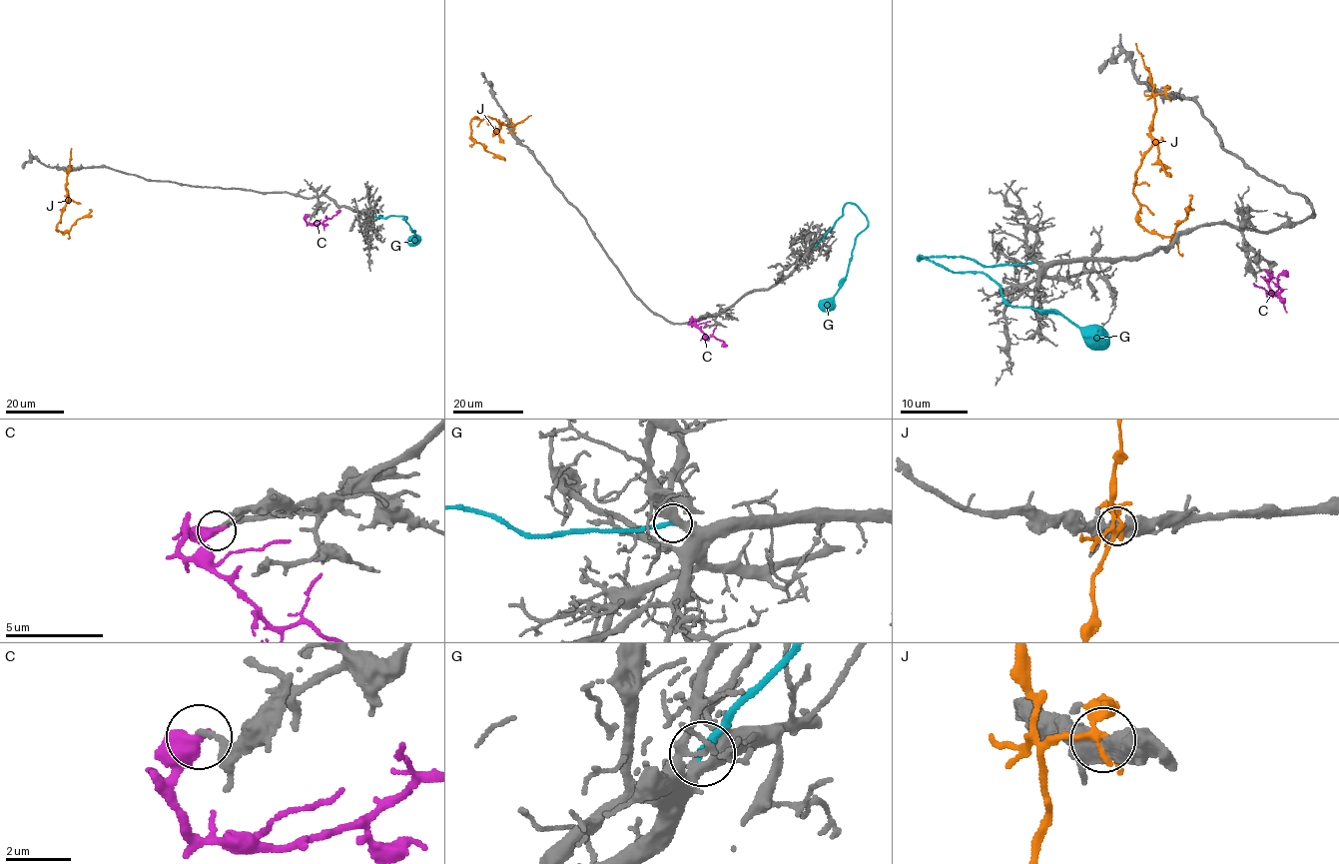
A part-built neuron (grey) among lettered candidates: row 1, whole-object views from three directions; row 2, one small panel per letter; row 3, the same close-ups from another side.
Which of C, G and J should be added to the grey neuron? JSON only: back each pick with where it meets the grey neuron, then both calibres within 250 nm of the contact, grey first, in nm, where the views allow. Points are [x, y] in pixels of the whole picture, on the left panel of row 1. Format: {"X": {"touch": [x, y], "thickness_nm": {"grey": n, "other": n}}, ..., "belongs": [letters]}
{"G": {"touch": [371, 215], "thickness_nm": {"grey": 280, "other": 240}}, "belongs": ["G"]}

